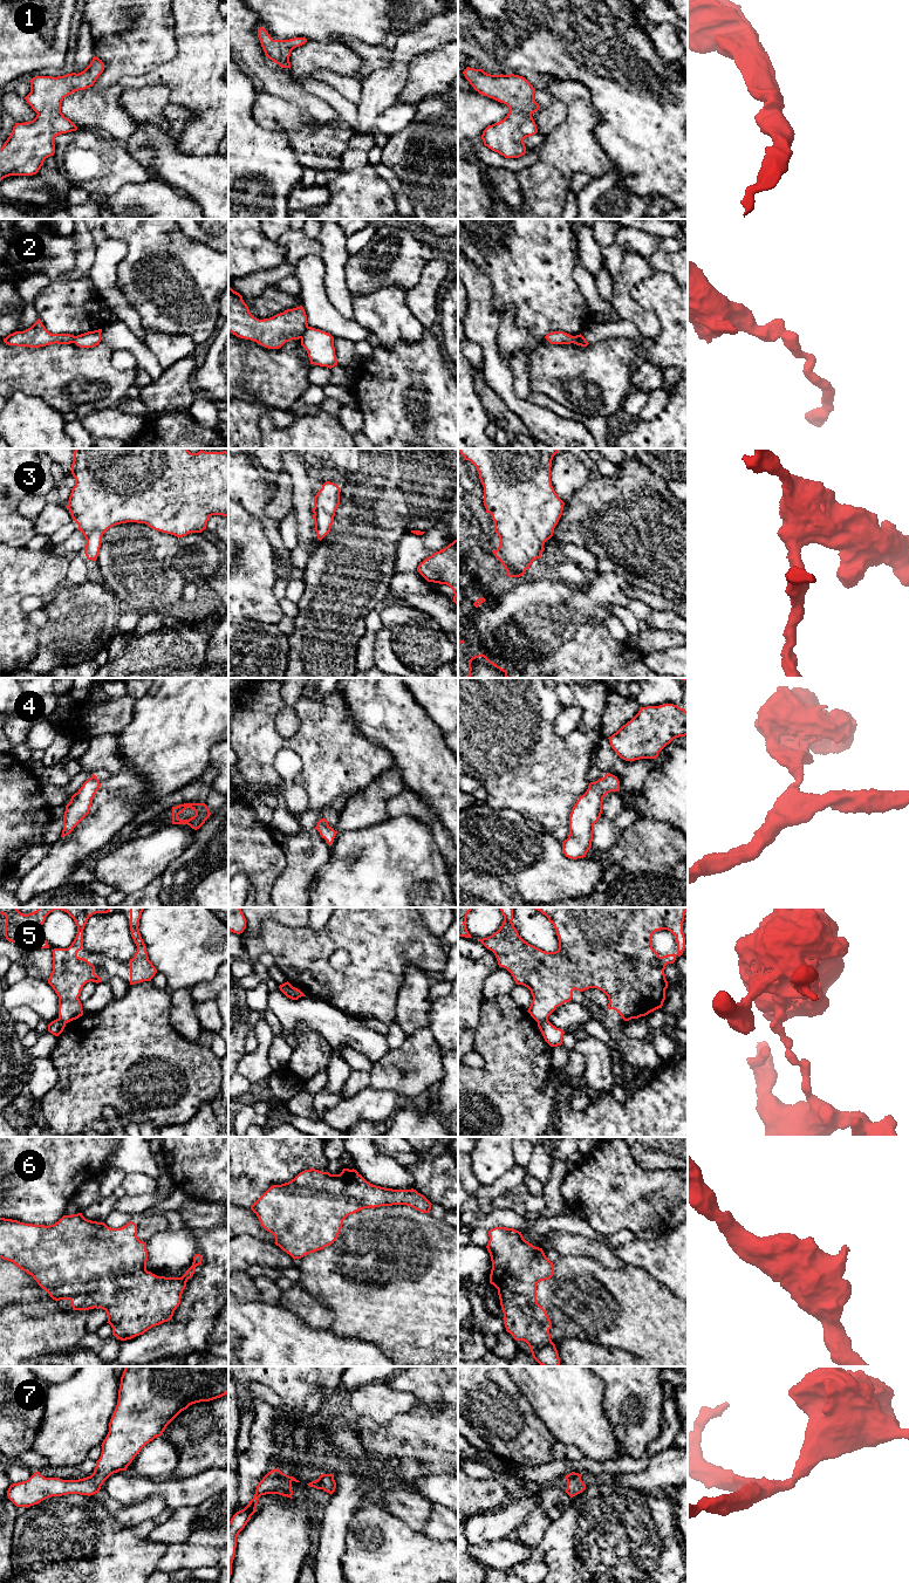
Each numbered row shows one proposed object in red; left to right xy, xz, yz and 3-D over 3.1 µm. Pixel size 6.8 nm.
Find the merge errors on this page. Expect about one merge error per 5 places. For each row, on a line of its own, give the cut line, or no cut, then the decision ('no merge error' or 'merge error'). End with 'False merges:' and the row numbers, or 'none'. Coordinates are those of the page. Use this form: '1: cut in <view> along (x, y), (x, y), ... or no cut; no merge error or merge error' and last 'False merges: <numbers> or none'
1: no cut; no merge error
2: cut in xz along (308, 327), (300, 337); merge error
3: no cut; no merge error
4: no cut; no merge error
5: cut in yz along (547, 1019), (538, 1022); merge error
6: no cut; no merge error
7: no cut; no merge error
False merges: 2, 5

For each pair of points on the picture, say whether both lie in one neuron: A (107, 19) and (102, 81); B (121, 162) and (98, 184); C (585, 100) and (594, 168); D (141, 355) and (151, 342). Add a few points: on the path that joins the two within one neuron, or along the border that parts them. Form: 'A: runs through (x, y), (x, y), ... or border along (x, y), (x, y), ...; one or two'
A: runs through (110, 34), (110, 66); one
B: runs through (118, 168), (104, 182); one
C: runs through (585, 116), (585, 151); one
D: border along (143, 343), (163, 369); two

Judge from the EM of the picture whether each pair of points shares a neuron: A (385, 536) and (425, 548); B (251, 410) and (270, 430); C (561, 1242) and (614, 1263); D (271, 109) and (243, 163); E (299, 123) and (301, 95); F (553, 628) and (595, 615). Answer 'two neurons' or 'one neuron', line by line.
A: two neurons
B: two neurons
C: one neuron
D: two neurons
E: two neurons
F: one neuron

